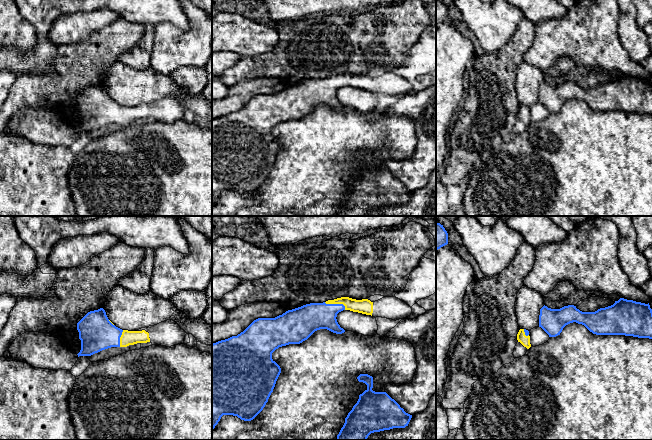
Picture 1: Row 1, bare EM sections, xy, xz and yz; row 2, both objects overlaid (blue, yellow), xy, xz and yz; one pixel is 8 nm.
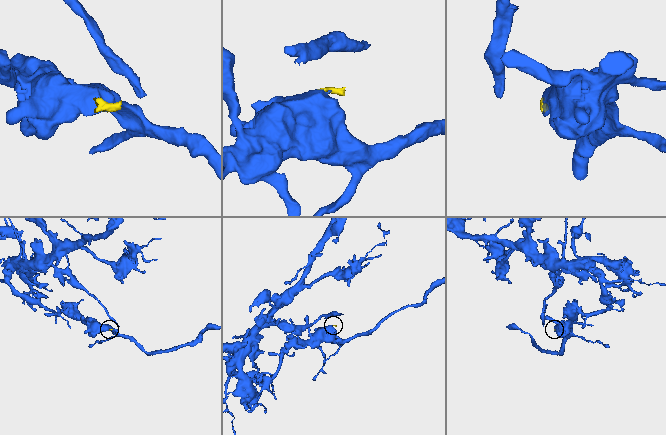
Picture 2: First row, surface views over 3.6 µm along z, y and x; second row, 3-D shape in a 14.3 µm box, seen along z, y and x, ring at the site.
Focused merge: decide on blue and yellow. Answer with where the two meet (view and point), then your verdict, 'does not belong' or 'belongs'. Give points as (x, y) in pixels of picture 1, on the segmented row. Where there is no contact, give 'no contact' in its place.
xz (336, 304) | belongs

